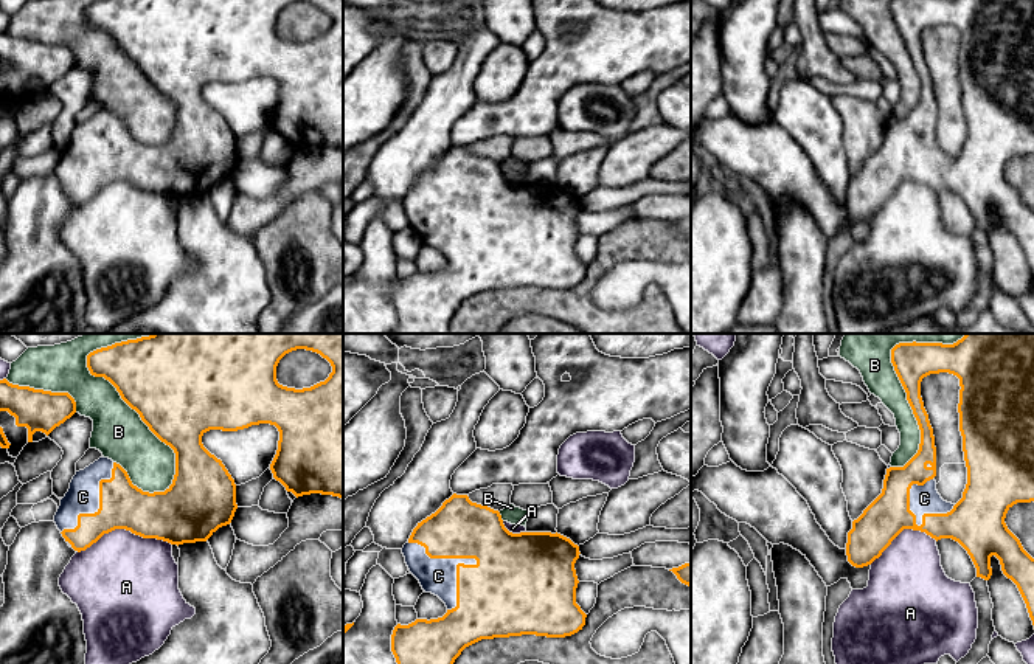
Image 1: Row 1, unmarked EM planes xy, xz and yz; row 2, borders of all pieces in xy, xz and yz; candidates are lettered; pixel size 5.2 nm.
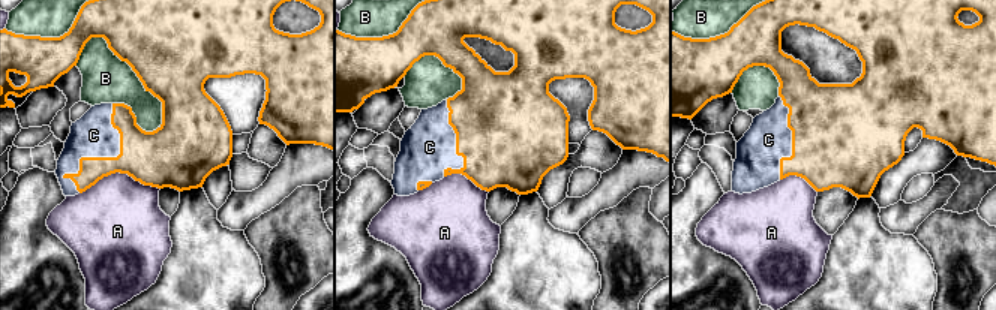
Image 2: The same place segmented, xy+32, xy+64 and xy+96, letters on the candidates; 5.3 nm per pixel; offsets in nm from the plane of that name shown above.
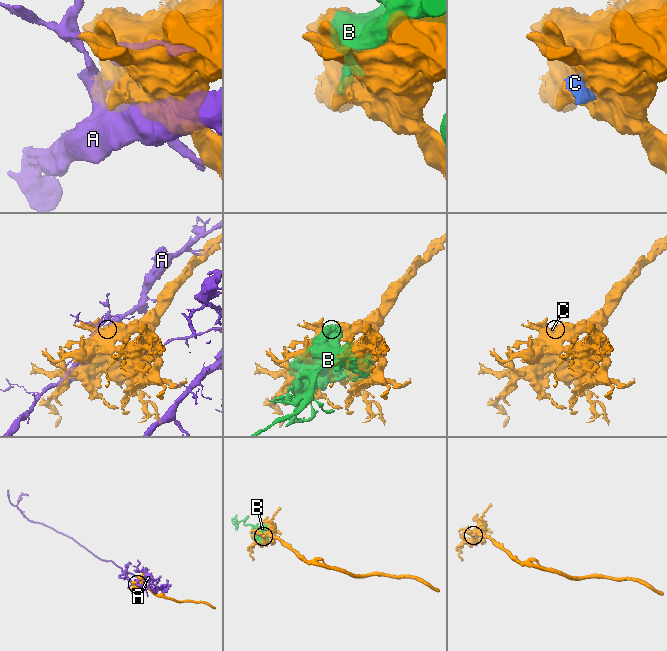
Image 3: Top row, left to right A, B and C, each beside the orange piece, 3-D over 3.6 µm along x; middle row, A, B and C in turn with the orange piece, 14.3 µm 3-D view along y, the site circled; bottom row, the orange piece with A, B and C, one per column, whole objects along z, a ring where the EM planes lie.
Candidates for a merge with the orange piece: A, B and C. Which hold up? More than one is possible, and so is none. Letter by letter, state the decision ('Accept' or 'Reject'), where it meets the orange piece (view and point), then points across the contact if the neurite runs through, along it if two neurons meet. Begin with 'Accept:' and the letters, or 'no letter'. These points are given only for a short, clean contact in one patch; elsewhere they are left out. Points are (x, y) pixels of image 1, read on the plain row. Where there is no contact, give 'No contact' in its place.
Accept: C
A: Reject. Touches orange at xy (124, 180)
B: Reject. Touches orange at xy (140, 69)
C: Accept. Touches orange at xz (472, 210)

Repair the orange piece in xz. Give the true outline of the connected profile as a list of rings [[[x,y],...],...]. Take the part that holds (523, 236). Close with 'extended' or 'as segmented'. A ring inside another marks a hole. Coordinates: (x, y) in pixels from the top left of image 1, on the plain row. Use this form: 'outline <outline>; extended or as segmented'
outline [[[453,146],[435,166],[418,175],[402,206],[422,242],[438,248],[447,265],[438,271],[416,271],[408,278],[394,279],[391,304],[397,326],[390,334],[449,334],[455,312],[466,299],[481,292],[522,287],[565,290],[585,278],[587,267],[576,256],[579,233],[574,216],[581,206],[579,199],[557,185],[512,186],[505,180],[498,163],[472,155],[467,147]]]; extended

